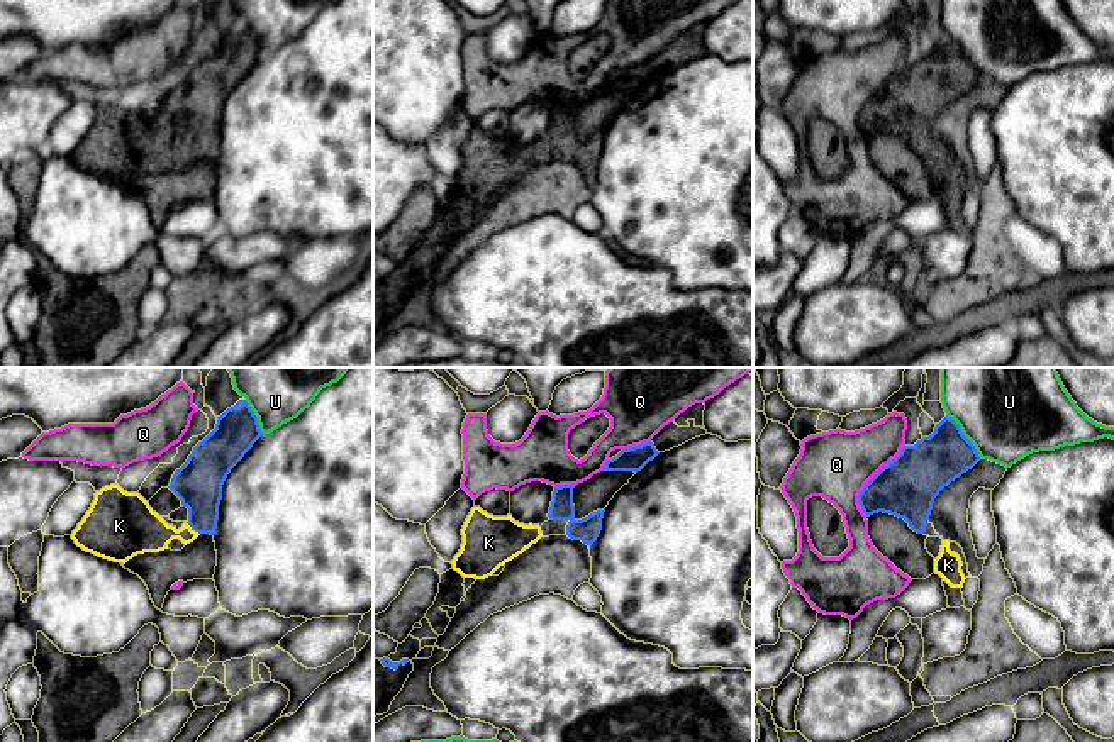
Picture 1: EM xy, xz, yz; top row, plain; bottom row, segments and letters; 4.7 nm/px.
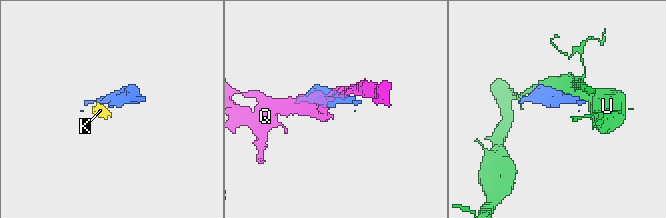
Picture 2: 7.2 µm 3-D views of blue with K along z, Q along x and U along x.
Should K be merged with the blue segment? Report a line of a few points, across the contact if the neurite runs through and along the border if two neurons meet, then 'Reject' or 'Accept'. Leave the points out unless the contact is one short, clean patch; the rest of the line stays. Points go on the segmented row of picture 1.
Line: xy (199, 481), (199, 522), (194, 529), (141, 531). Accept

